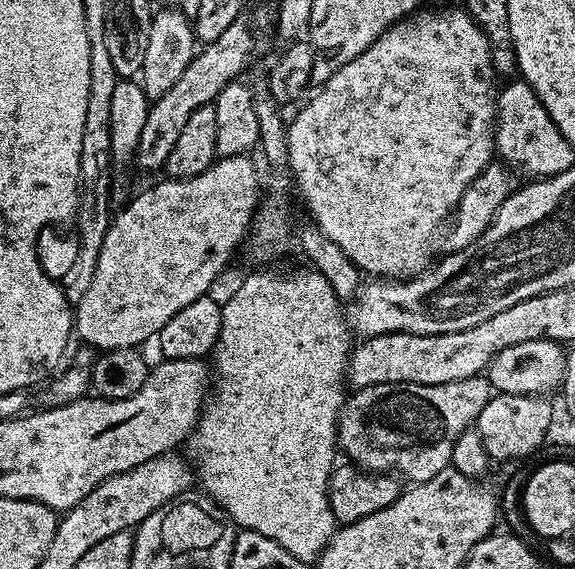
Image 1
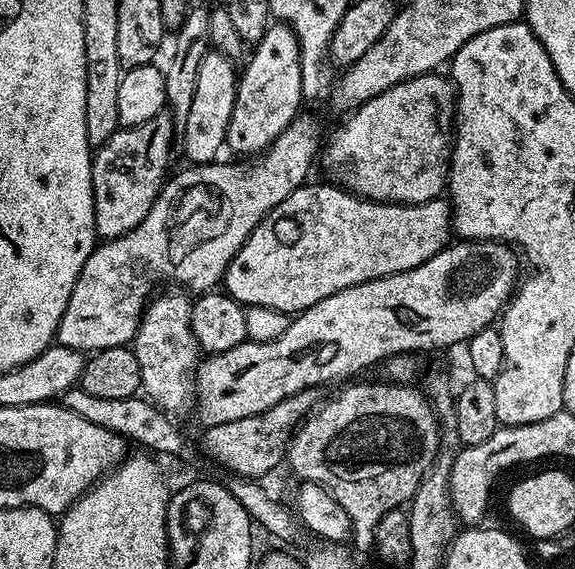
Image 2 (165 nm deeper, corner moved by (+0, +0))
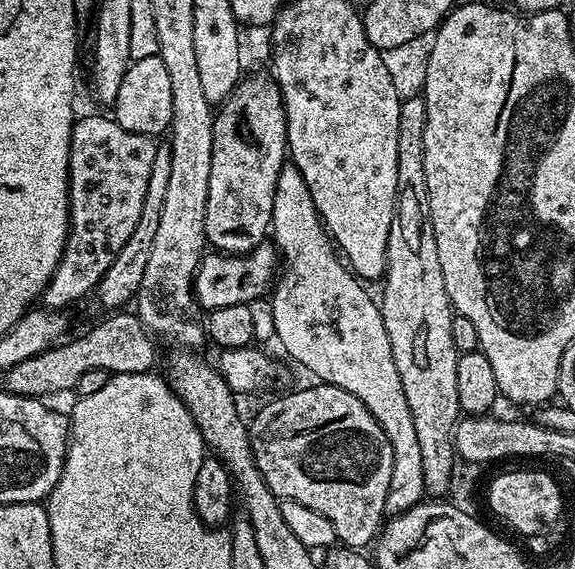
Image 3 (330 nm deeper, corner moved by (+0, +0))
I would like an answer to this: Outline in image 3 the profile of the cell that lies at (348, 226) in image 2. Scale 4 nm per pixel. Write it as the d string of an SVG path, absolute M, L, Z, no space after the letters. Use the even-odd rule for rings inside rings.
M271 243L260 244L247 254L225 254L215 250L203 257L196 270L196 303L201 309L251 304L269 295L278 275L278 253Z

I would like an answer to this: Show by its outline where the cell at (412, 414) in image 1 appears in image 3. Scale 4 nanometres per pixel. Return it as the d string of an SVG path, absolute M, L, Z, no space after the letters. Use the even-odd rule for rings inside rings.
M312 382L309 388L288 392L262 405L250 420L250 435L254 462L277 498L302 502L302 506L318 510L334 526L336 539L343 547L364 550L375 541L386 520L384 507L390 490L394 450L374 414L354 394L333 384Z

